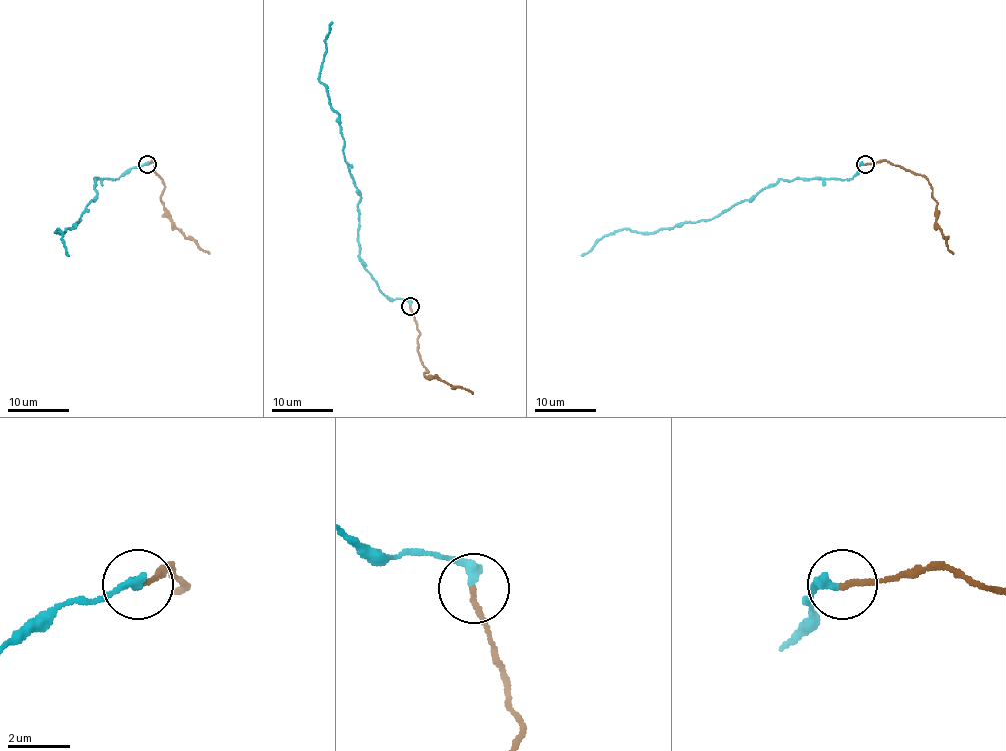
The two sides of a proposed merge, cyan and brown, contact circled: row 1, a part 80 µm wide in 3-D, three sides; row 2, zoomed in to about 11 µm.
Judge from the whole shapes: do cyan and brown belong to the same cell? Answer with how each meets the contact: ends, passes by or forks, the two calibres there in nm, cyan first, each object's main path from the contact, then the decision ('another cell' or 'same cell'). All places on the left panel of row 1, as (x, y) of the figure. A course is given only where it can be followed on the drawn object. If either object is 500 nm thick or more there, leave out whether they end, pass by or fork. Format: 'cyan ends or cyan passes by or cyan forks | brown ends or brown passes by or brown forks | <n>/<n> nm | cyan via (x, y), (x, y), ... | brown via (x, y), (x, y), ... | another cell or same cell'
cyan ends | brown ends | 340/190 nm | cyan via (147, 164), (118, 179), (96, 179), (98, 194), (81, 221), (56, 231), (68, 255) | brown via (147, 164), (153, 160), (156, 164), (155, 171), (164, 184), (161, 202), (165, 216), (209, 253) | same cell

